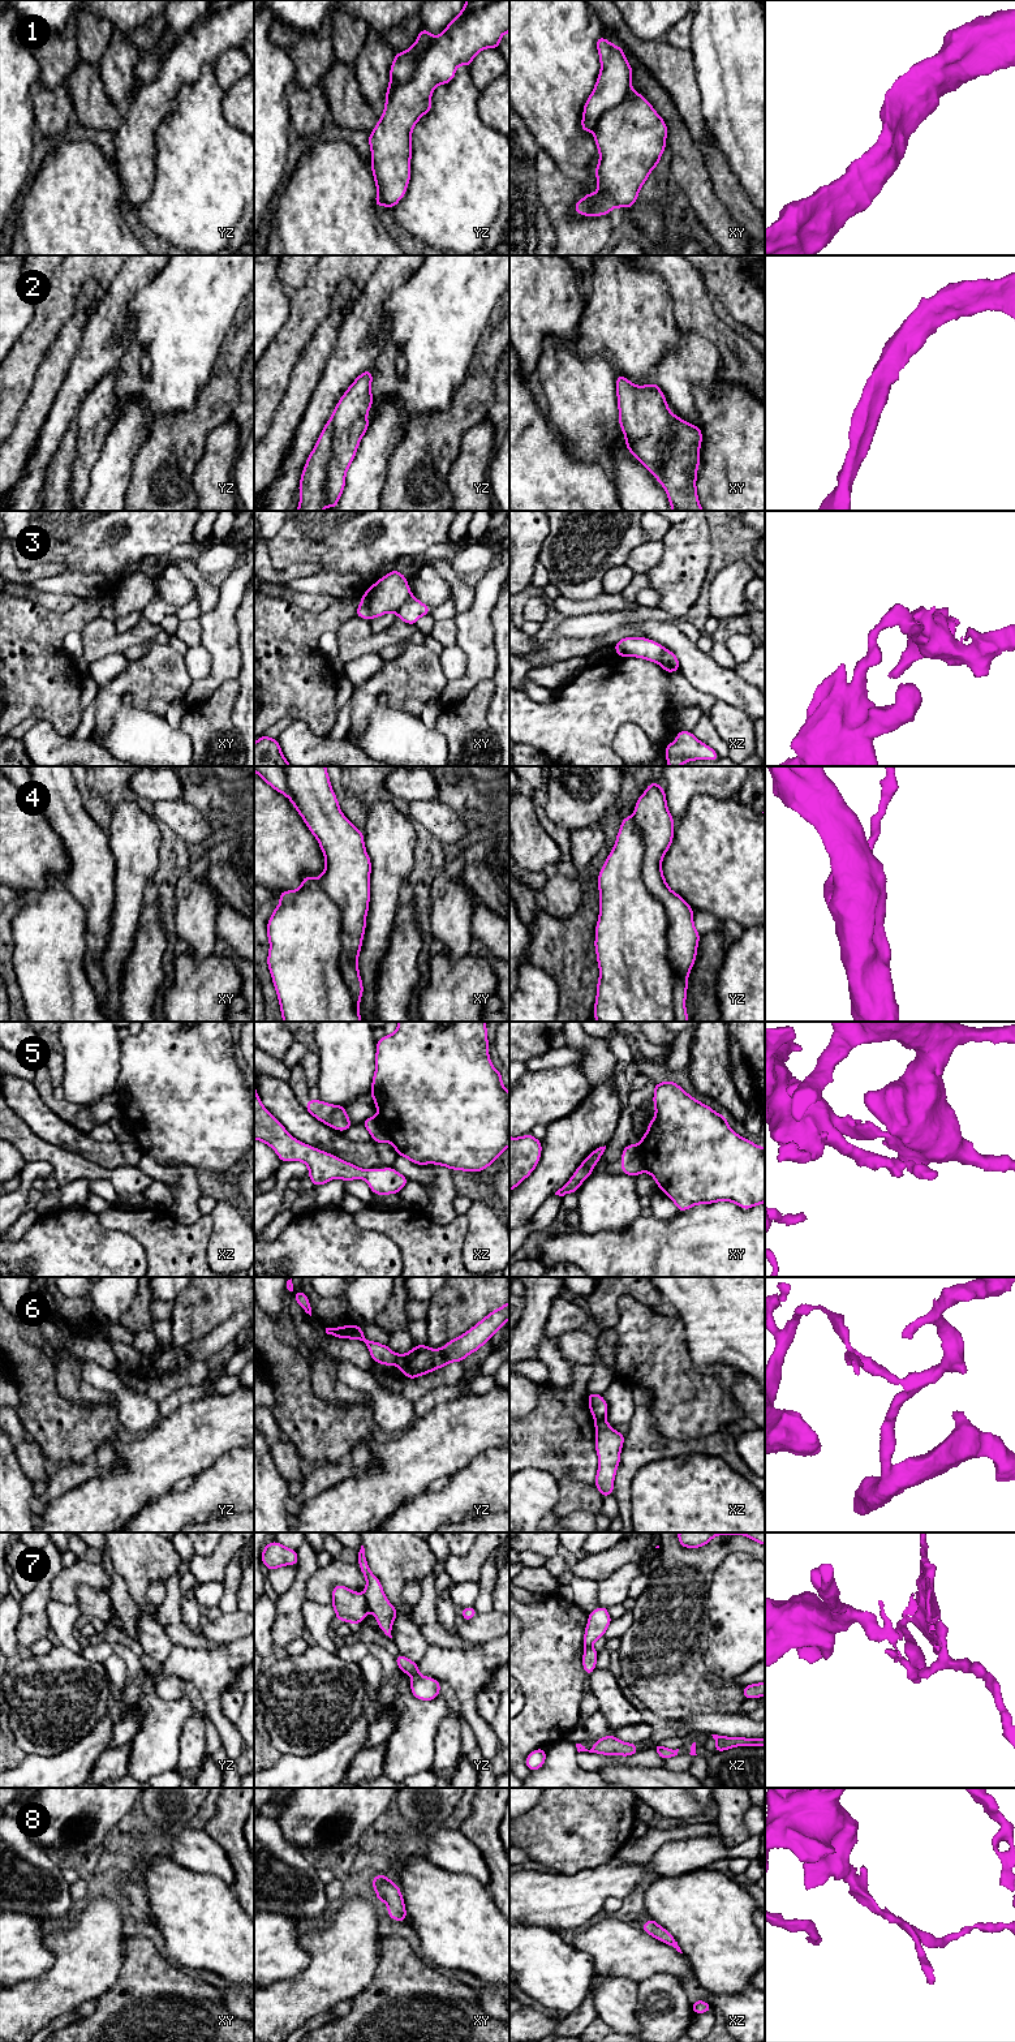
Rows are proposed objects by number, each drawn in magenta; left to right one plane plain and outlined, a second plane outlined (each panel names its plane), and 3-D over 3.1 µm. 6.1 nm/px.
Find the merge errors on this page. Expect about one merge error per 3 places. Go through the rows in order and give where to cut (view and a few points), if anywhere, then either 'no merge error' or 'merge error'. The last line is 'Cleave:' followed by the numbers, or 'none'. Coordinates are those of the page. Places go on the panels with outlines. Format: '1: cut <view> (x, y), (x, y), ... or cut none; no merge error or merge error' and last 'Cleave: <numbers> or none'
1: cut none; no merge error
2: cut none; no merge error
3: cut xy (411, 594), (395, 611); merge error
4: cut yz (632, 816), (679, 977); merge error
5: cut xz (377, 1116), (386, 1129), (390, 1140); merge error
6: cut yz (398, 1354), (395, 1363); merge error
7: cut yz (362, 1595), (368, 1606); merge error
8: cut xy (388, 1905), (398, 1920); merge error
Cleave: 3, 4, 5, 6, 7, 8

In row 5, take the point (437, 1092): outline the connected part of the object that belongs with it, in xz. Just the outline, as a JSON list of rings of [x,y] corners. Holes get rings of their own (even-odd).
[[[399,1022],[392,1035],[377,1041],[371,1099],[379,1121],[399,1156],[423,1166],[435,1164],[451,1170],[483,1172],[509,1145],[509,1092],[489,1057],[485,1022]]]

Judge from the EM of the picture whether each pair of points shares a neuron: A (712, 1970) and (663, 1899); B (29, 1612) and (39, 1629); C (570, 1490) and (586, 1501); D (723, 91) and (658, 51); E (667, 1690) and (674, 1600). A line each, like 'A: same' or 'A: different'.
A: same
B: same
C: same
D: different
E: same

